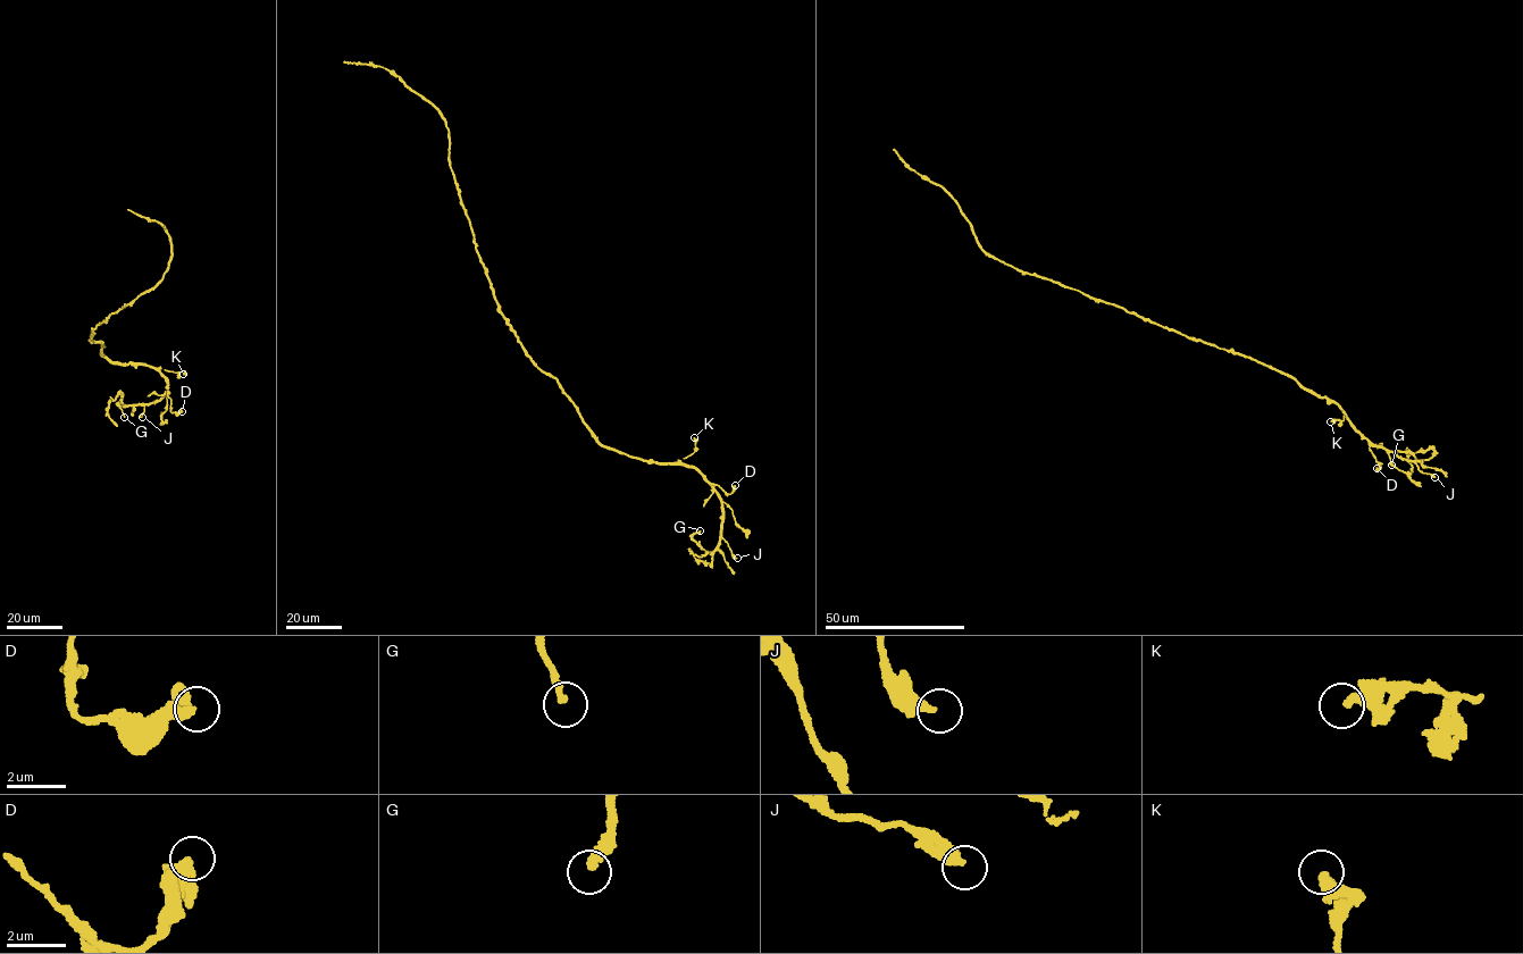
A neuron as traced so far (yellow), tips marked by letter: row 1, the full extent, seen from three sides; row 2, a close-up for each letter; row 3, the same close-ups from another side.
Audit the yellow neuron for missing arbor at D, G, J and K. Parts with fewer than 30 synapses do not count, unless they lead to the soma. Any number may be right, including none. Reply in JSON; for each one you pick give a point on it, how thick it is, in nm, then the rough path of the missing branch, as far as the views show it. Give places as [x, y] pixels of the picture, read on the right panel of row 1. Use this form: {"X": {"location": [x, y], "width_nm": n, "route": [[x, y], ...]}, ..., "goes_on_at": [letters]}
{"G": {"location": [1391, 465], "width_nm": 280, "route": [[1391, 465], [1381, 465], [1395, 459]]}, "goes_on_at": ["G"]}

